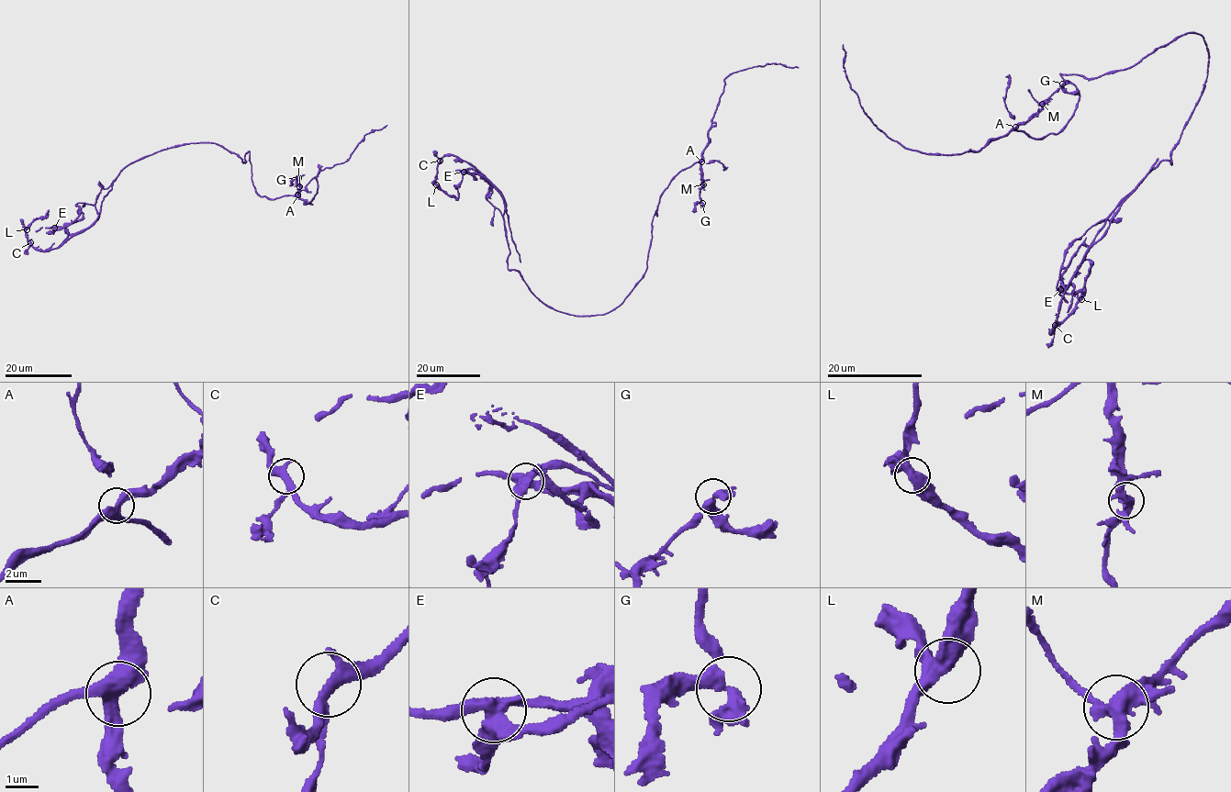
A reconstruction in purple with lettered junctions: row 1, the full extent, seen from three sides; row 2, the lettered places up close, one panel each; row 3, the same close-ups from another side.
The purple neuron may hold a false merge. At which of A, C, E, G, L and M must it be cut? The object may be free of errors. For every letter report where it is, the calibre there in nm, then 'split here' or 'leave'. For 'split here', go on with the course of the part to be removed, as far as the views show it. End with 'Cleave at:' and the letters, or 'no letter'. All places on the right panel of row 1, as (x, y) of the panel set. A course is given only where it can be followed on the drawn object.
A: (1015, 127) | 400 nm | leave
C: (1055, 325) | 280 nm | leave
E: (1060, 289) | 440 nm | split here | (1060, 288), (1061, 283), (1066, 287), (1101, 239), (1112, 215), (1158, 158)
G: (1062, 83) | 360 nm | leave
L: (1081, 299) | 400 nm | leave
M: (1042, 104) | 400 nm | leave
Cleave at: E

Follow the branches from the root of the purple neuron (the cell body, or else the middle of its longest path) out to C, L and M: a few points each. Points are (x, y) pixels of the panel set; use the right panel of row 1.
C: (1181, 35), (1203, 36), (1209, 65), (1171, 164), (1163, 160), (1108, 217), (1065, 291), (1055, 325)
L: (1181, 35), (1199, 34), (1206, 47), (1201, 96), (1171, 164), (1151, 170), (1096, 236), (1051, 335), (1081, 299)
M: (1181, 35), (1126, 69), (1093, 78), (1062, 74), (1079, 94), (1064, 129), (1036, 139), (1017, 131), (1042, 104)

